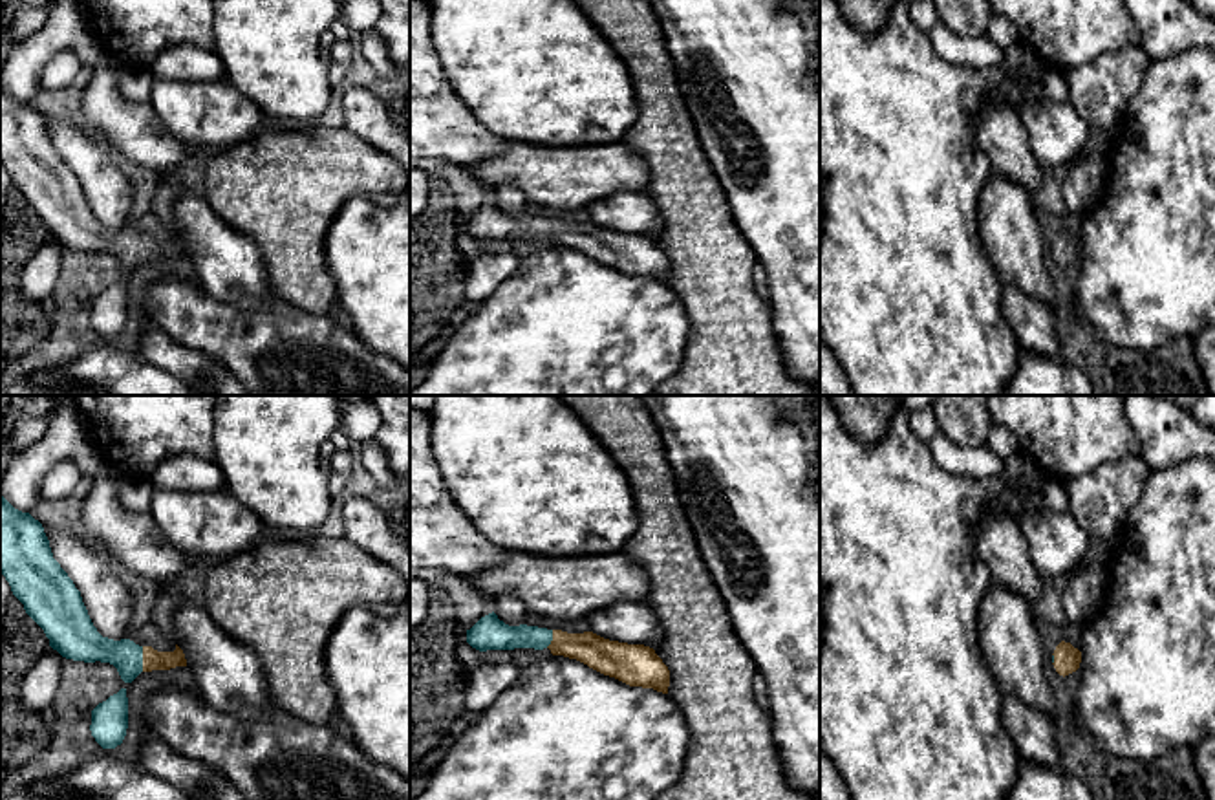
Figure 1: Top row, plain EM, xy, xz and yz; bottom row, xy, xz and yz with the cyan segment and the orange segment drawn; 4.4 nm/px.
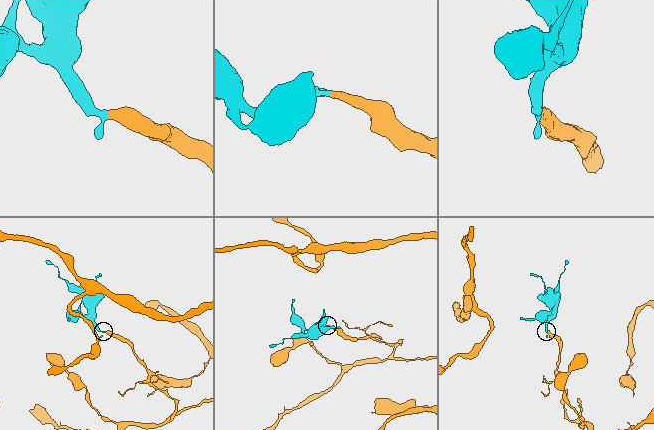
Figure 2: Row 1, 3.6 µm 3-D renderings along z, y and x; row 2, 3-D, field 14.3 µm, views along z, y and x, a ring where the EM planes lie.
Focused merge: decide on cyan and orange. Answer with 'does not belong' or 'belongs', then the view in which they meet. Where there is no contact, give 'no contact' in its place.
belongs; meets cyan in xy

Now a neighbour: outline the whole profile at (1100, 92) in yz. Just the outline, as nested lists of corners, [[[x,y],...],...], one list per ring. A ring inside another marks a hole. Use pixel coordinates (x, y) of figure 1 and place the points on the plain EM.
[[[1138,46],[1107,51],[1094,62],[1063,70],[1070,104],[1092,128],[1092,135],[1076,161],[1107,157],[1109,141],[1131,99],[1144,84],[1151,62],[1149,55]]]

